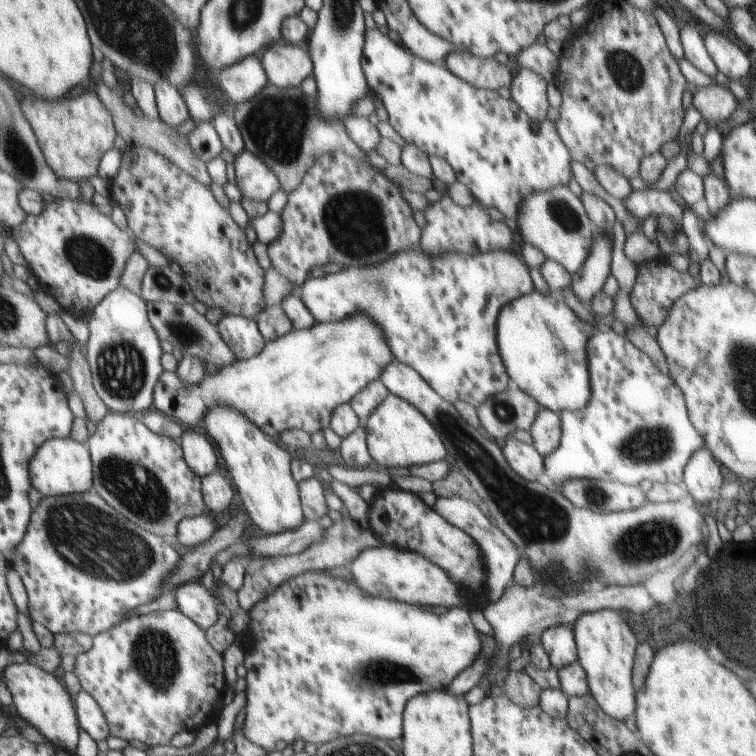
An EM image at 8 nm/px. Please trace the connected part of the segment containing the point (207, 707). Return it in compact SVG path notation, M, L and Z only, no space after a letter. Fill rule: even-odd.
M163 610L153 611L146 615L132 616L130 618L122 619L121 622L115 624L108 631L95 637L95 645L88 651L76 658L75 674L79 678L82 684L82 688L86 689L98 702L102 705L104 712L106 713L106 720L109 726L110 734L126 739L127 741L136 740L136 742L142 742L146 746L166 745L170 742L170 738L182 730L190 730L196 726L199 728L206 722L212 722L215 720L215 724L218 724L220 714L216 714L218 711L212 710L212 700L216 698L220 701L220 696L224 694L224 670L222 670L222 656L218 654L217 650L214 650L202 628L197 625L190 617L187 617L185 613L178 610Z

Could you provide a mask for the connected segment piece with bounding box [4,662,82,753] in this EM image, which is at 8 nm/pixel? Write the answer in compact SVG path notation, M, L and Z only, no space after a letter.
M34 662L13 663L4 673L14 693L19 714L50 742L76 753L81 743L81 720L78 716L77 704L74 704L64 684L53 673Z

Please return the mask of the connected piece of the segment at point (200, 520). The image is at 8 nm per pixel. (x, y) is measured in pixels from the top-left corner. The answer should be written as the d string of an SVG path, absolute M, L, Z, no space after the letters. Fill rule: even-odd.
M204 514L182 519L173 541L180 542L182 546L196 546L212 540L212 536L218 532L216 519L210 514Z

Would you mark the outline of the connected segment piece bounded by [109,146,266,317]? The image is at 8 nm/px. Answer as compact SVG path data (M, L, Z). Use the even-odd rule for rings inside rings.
M128 146L121 153L121 165L109 183L110 199L127 216L129 232L133 238L159 250L167 258L168 266L182 275L190 285L196 300L204 302L208 307L222 307L224 315L232 313L251 317L264 310L264 272L252 245L248 244L245 230L234 222L228 209L218 204L210 188L182 172L159 152L145 146Z

